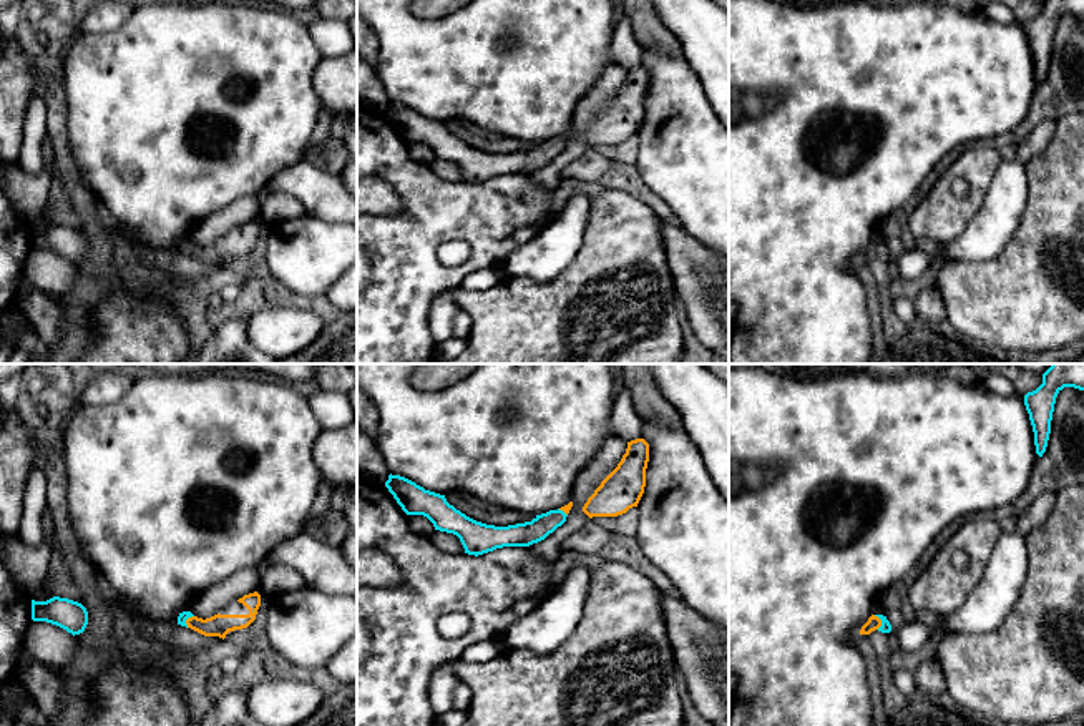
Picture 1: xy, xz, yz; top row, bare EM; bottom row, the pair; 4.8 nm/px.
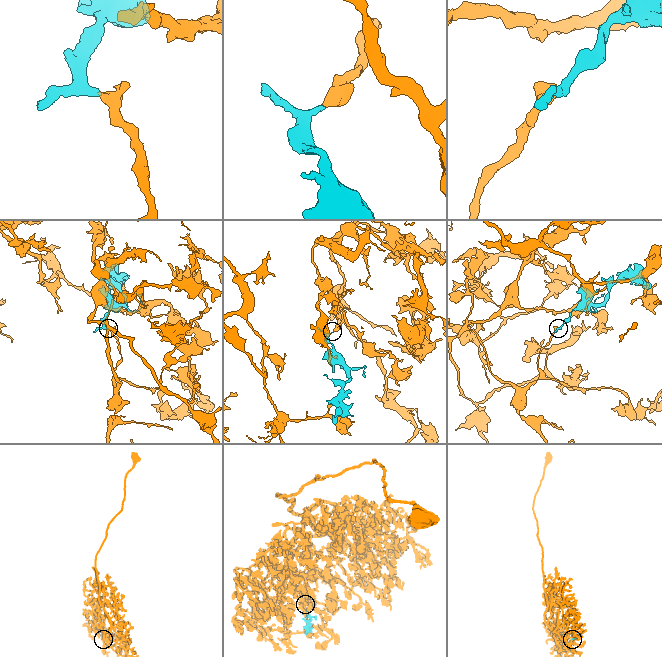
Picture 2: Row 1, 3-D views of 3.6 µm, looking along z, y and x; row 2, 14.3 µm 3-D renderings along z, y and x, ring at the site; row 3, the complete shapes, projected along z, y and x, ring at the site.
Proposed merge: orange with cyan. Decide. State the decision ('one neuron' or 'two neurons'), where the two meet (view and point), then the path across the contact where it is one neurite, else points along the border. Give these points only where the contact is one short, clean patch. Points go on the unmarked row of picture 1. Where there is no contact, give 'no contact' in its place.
one neuron; contact yz (880, 250); way yz (874, 250), (880, 250), (885, 255)

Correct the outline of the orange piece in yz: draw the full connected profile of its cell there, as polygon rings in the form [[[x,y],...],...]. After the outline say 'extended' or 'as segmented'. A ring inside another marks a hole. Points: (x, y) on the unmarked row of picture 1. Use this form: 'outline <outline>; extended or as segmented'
outline [[[872,243],[868,249],[862,254],[860,262],[870,262],[872,259],[890,261],[891,253],[883,243]]]; extended

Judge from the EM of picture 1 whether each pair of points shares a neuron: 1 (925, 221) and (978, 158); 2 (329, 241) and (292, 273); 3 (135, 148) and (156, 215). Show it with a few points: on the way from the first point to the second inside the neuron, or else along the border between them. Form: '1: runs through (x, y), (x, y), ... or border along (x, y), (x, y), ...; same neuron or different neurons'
1: runs through (940, 203), (945, 181), (960, 168); same neuron
2: runs through (321, 250), (301, 264); same neuron
3: runs through (151, 165), (156, 170), (156, 198); same neuron

